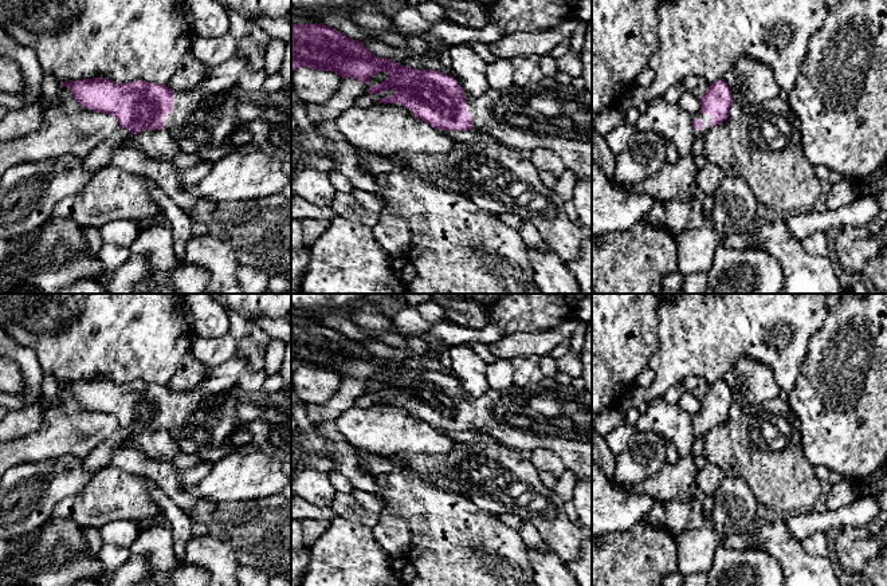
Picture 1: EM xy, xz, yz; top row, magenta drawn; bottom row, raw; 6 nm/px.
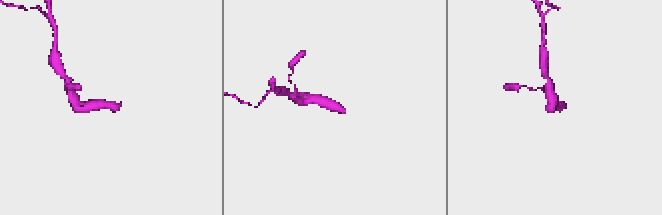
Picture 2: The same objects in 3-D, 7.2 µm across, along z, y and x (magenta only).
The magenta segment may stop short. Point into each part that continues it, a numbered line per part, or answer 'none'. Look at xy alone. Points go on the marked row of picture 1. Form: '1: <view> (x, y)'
1: xy (234, 121)

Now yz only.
1: yz (706, 118)

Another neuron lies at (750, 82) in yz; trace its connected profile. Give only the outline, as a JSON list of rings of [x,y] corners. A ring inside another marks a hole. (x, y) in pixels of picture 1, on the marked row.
[[[741,56],[723,75],[733,102],[742,109],[780,95],[772,68],[750,56]]]

